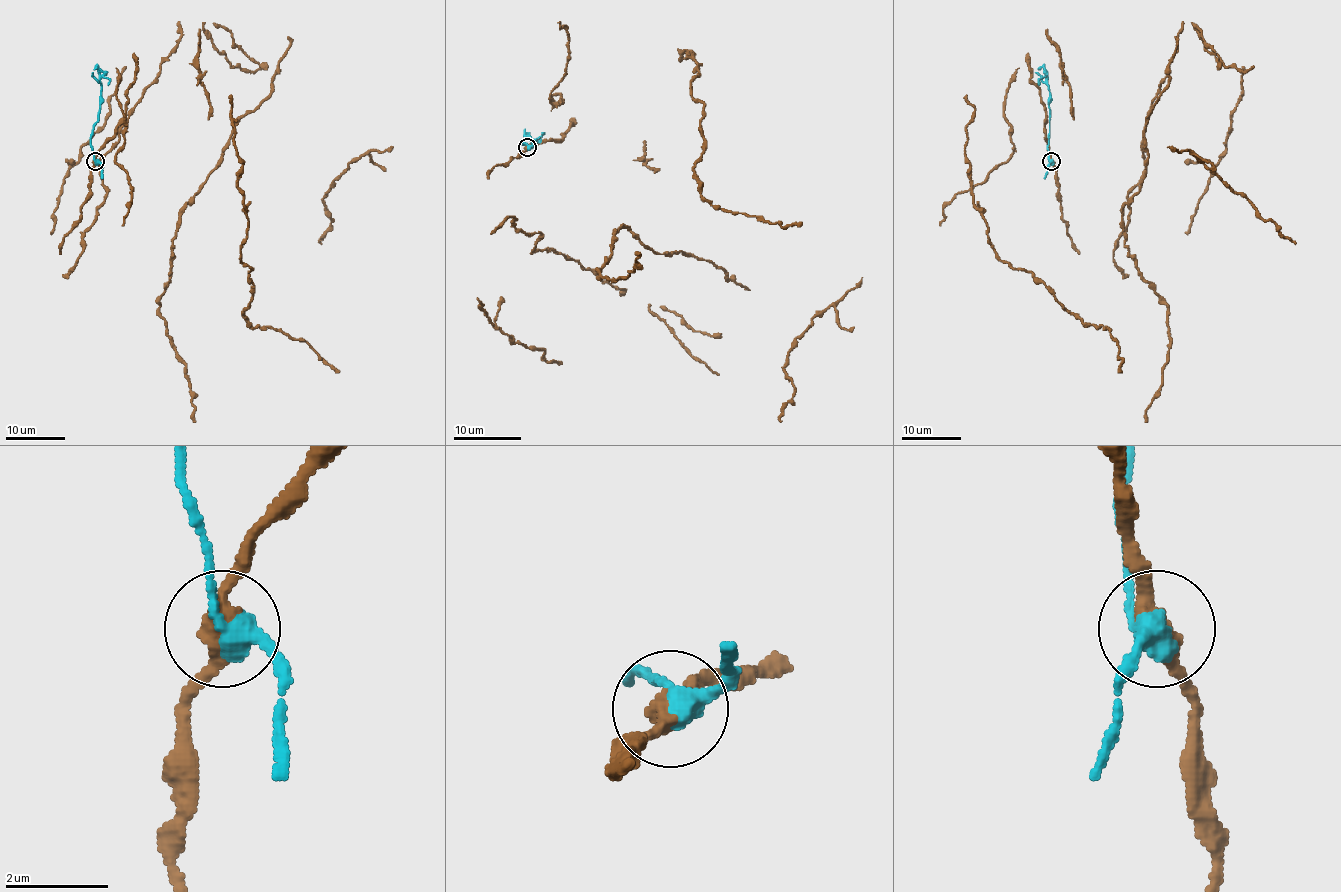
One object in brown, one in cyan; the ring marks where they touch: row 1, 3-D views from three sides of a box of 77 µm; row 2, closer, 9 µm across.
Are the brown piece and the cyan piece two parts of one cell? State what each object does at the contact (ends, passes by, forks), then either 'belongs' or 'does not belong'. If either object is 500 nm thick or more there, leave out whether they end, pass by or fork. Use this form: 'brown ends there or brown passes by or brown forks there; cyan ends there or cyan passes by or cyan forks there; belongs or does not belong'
brown passes by; cyan passes by; does not belong

